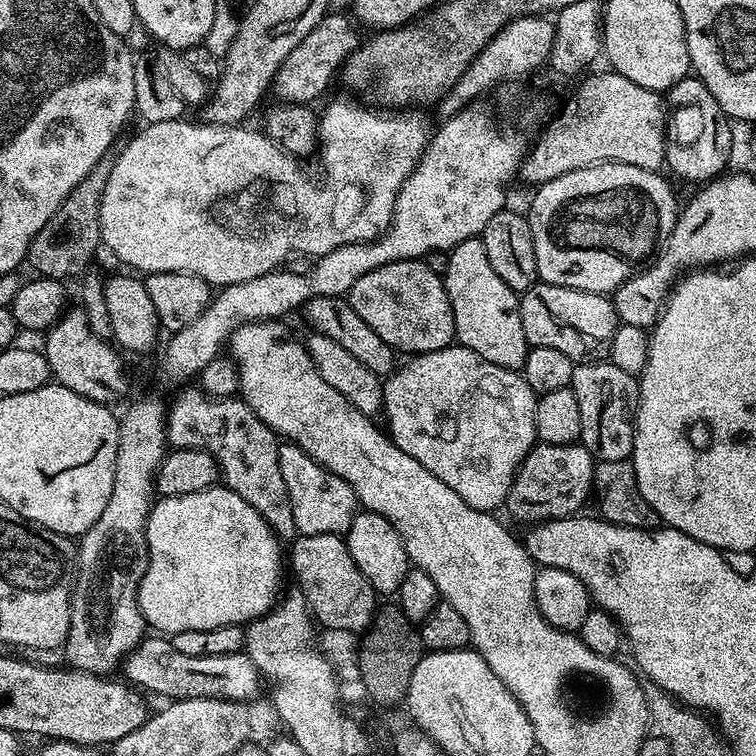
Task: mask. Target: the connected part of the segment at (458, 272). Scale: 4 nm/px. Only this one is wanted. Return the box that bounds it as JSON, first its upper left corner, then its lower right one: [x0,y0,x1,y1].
[442,239,530,369]

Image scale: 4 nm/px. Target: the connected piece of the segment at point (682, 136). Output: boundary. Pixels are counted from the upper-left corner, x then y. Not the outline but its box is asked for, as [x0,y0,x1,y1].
[664,78,734,180]

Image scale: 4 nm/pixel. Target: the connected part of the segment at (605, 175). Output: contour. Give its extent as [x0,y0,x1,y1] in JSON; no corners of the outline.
[526,162,676,293]

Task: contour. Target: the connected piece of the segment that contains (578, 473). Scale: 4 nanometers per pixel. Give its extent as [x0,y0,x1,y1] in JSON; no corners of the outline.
[506,443,594,522]

